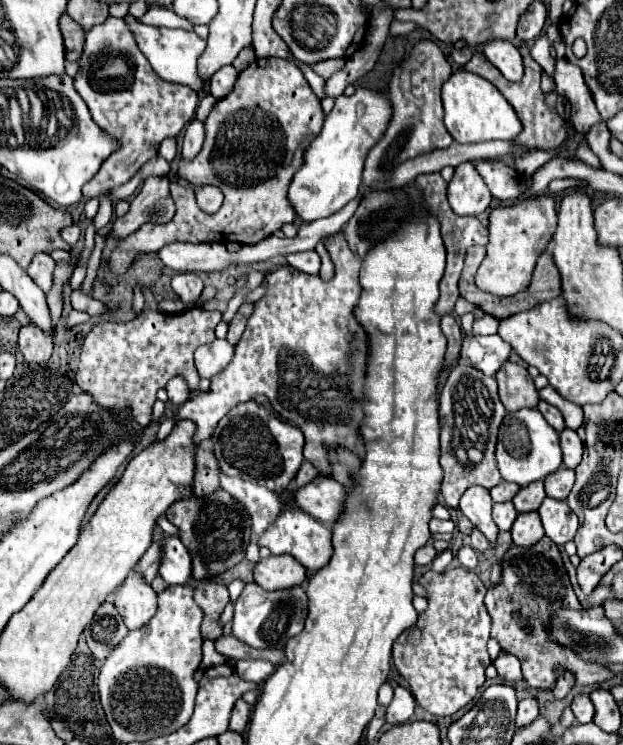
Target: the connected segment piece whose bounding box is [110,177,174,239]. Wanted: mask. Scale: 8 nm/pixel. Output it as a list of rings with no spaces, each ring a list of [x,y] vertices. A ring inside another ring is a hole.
[[[148,177],[124,217],[116,217],[110,235],[124,239],[144,223],[166,223],[174,217],[174,201],[168,193],[168,177]]]

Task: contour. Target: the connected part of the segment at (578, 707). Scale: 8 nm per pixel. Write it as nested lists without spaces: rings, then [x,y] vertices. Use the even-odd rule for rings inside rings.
[[[576,695],[572,699],[570,709],[574,711],[574,717],[578,723],[590,723],[594,717],[594,705],[592,705],[588,695]]]

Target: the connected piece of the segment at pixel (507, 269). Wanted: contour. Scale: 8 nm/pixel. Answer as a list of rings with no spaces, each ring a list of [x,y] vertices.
[[[552,195],[526,197],[518,205],[500,205],[490,211],[490,241],[486,245],[486,257],[476,273],[476,285],[492,295],[508,297],[526,289],[532,281],[536,259],[550,243],[556,229],[556,199]]]

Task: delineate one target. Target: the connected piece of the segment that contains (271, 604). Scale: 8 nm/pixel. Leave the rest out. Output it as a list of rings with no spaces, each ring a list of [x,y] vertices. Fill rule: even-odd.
[[[248,583],[244,593],[234,603],[234,619],[232,619],[232,633],[256,649],[284,649],[288,637],[294,637],[302,631],[304,621],[308,615],[308,597],[302,587],[292,587],[284,591],[264,591],[256,583]],[[274,615],[274,621],[272,621]]]

